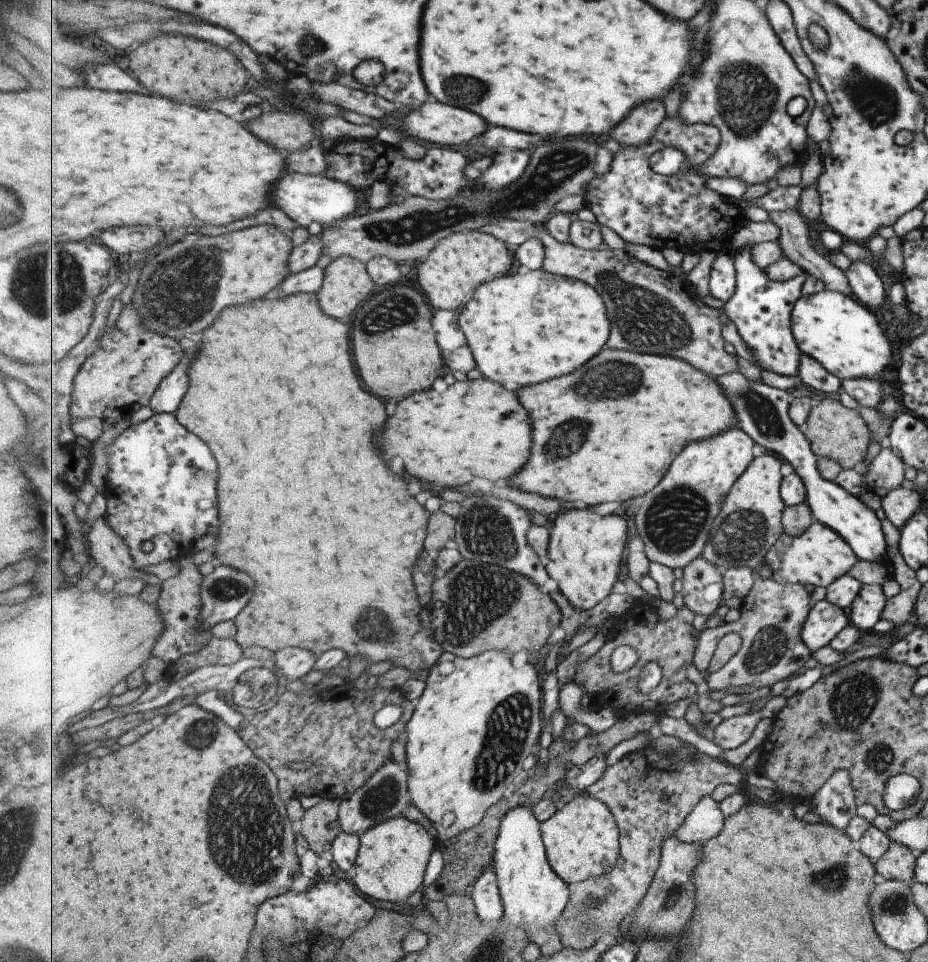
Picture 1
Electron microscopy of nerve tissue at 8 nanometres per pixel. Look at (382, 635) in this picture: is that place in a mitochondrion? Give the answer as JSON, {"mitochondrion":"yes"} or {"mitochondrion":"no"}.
{"mitochondrion":"yes"}

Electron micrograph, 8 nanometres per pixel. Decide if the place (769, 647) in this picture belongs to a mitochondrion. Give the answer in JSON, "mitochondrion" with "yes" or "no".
{"mitochondrion":"yes"}

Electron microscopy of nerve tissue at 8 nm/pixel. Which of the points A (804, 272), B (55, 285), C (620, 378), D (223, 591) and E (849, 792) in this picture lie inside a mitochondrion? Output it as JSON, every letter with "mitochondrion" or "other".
{"A":"other","B":"mitochondrion","C":"mitochondrion","D":"mitochondrion","E":"other"}

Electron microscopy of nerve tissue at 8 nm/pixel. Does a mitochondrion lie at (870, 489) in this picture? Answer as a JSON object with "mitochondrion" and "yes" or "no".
{"mitochondrion":"no"}

